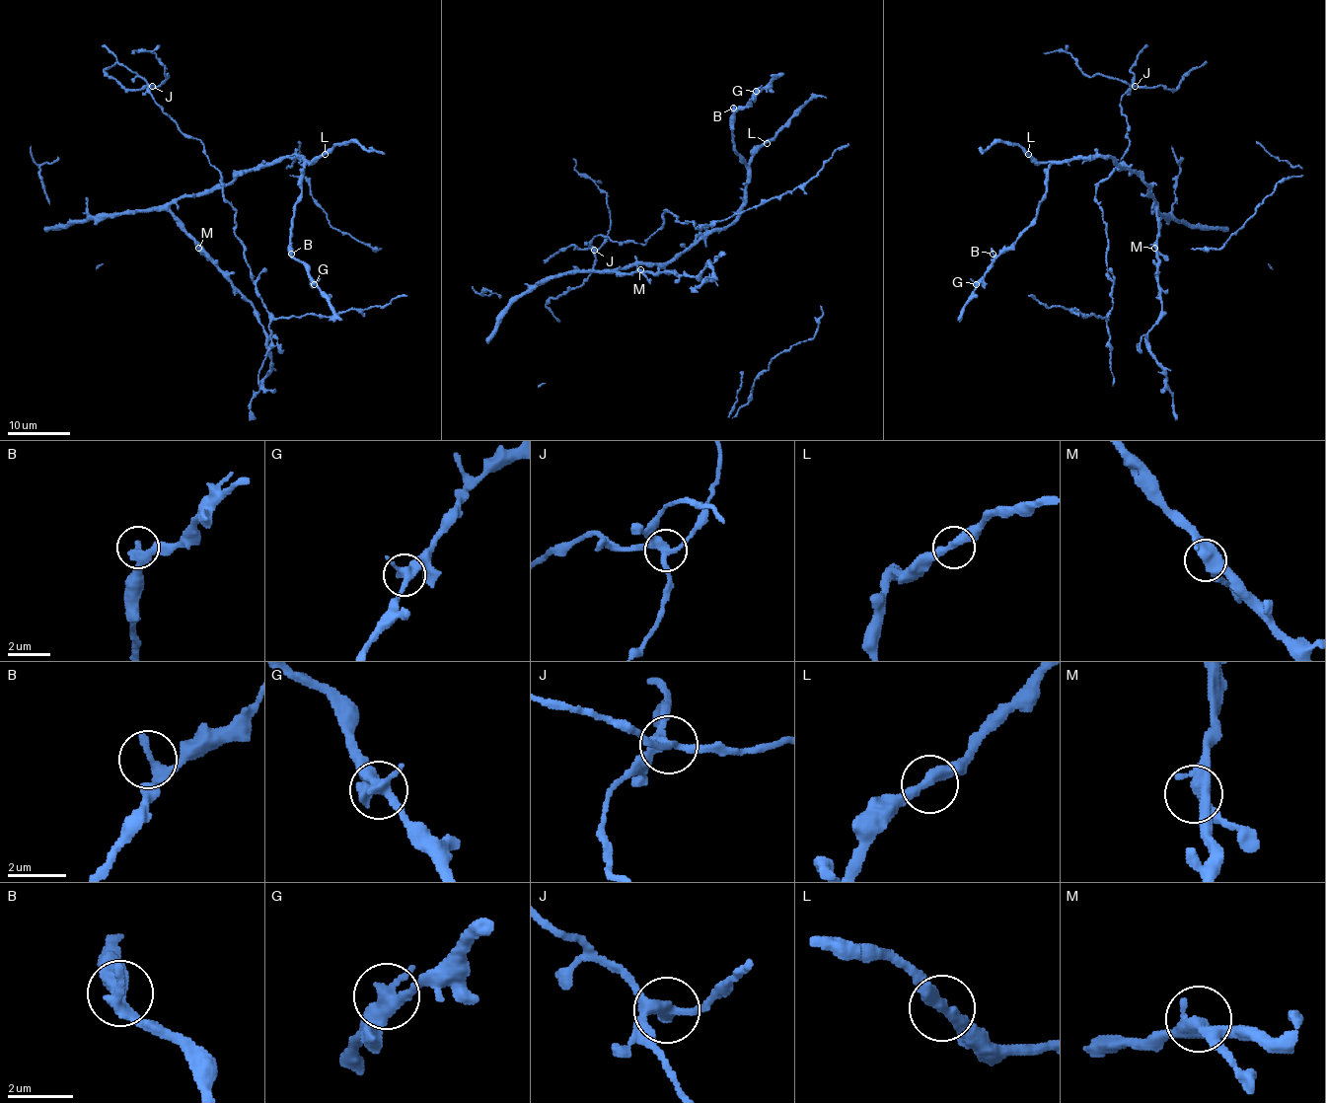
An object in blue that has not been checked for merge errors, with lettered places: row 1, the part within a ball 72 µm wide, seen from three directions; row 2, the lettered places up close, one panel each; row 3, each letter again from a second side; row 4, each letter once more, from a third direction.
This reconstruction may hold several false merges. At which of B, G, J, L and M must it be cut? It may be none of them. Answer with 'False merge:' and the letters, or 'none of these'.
False merge: J

